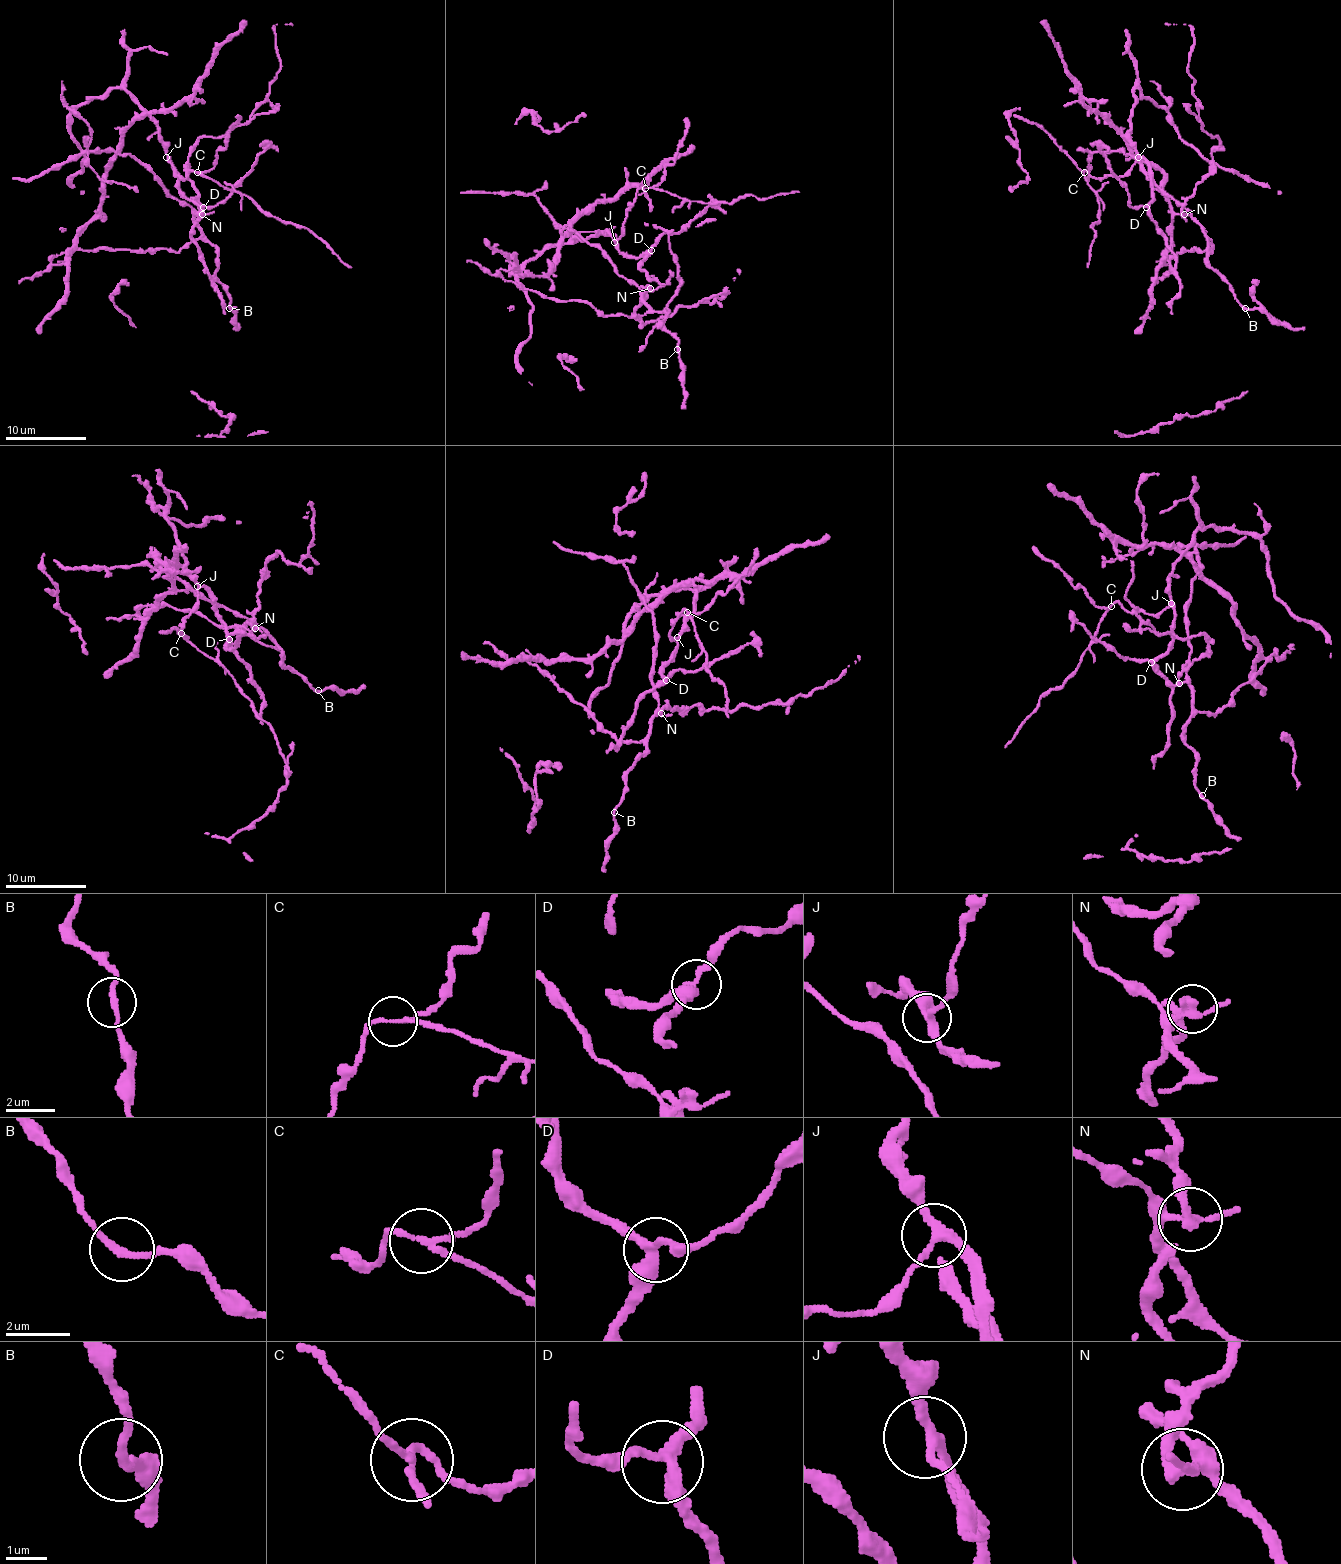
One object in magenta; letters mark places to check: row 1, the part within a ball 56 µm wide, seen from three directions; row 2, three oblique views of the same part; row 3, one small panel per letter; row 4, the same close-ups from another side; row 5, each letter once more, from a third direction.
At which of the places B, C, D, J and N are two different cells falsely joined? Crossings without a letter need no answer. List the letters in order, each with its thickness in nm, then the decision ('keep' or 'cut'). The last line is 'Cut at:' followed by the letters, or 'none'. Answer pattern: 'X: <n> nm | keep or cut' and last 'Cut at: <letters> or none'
B: 200 nm | keep
C: 130 nm | cut
D: 240 nm | keep
J: 240 nm | keep
N: 240 nm | cut
Cut at: C, N

